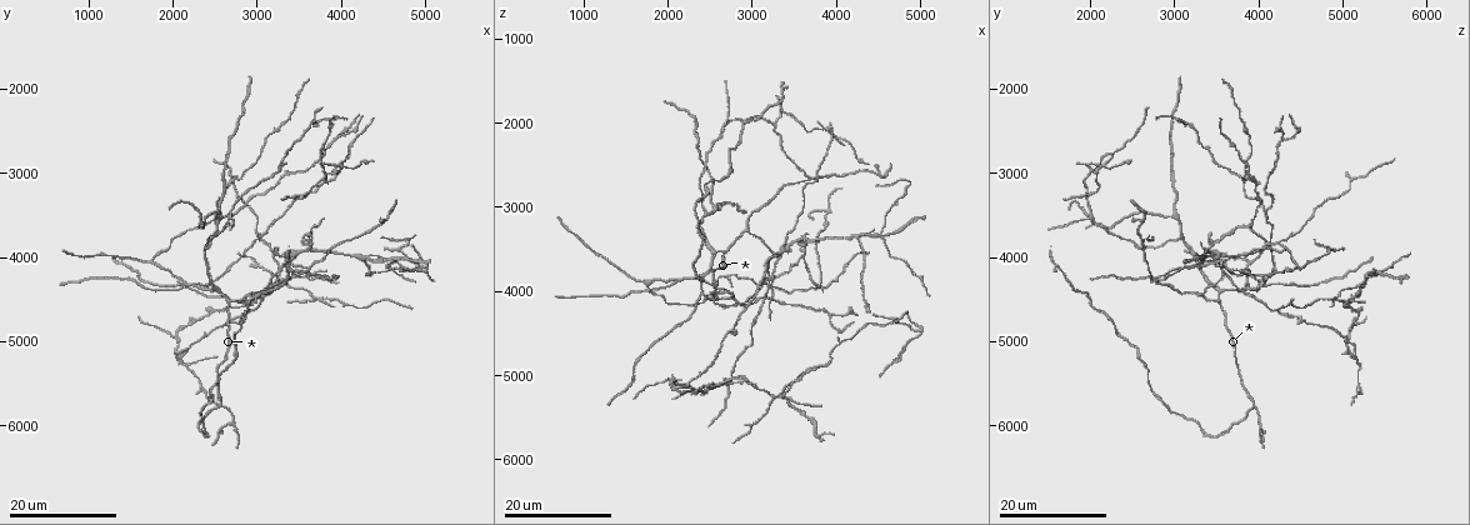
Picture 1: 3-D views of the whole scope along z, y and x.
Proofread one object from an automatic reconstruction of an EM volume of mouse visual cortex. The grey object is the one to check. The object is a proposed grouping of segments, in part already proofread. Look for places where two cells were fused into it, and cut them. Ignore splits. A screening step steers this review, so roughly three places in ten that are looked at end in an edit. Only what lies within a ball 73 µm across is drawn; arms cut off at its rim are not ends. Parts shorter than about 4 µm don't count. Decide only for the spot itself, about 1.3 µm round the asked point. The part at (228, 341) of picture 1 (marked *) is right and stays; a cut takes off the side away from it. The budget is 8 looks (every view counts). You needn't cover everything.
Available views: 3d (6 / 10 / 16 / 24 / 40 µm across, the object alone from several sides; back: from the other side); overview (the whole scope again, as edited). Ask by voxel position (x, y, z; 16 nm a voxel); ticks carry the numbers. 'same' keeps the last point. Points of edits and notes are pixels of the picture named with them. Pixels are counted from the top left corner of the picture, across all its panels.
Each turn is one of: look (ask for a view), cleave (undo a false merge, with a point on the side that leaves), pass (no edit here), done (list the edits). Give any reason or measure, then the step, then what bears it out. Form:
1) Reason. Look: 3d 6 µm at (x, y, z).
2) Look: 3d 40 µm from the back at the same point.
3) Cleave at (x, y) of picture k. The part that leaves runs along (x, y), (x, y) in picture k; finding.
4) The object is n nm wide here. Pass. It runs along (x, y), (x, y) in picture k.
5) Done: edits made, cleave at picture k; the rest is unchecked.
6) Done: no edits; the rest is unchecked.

Look: 3d 24 µm at (2550, 3550, 3000).

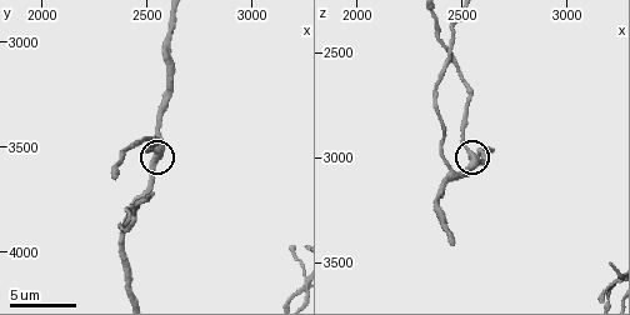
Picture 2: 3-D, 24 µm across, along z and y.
Zoom in. Look: 3d 6 µm at (2540, 3510, 2980).

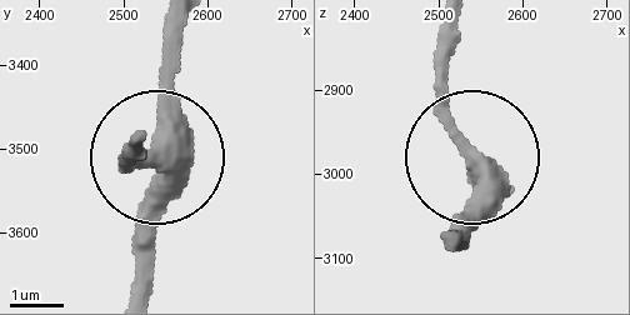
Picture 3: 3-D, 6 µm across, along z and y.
3 arms meet here. Pass. It runs along (445, 231), (478, 178), (450, 110), (450, 34) in picture 3; one cell here.

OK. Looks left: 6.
Three arms meet. Look: 3d 16 µm at (2700, 3550, 2000).

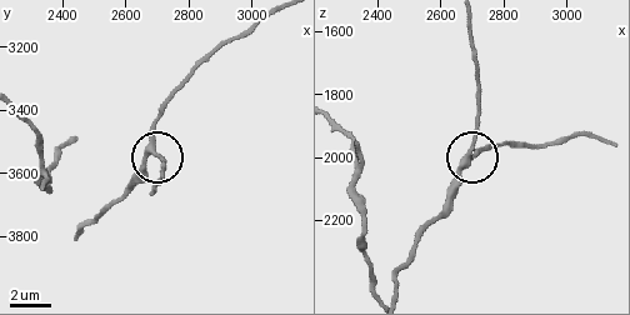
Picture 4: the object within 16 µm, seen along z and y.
Look: 3d 6 µm at (2690, 3510, 2010).

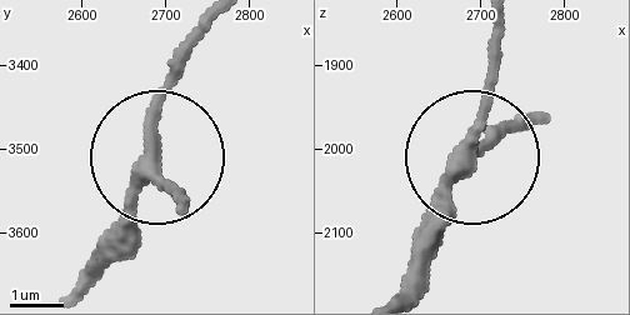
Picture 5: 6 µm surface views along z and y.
The side arm is 9 µm long. Pass. It runs along (76, 281), (153, 165), (184, 200) in picture 5; continuous, no second cell.

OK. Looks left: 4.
Branch point. Look: 3d 24 µm at (2950, 4450, 3300).

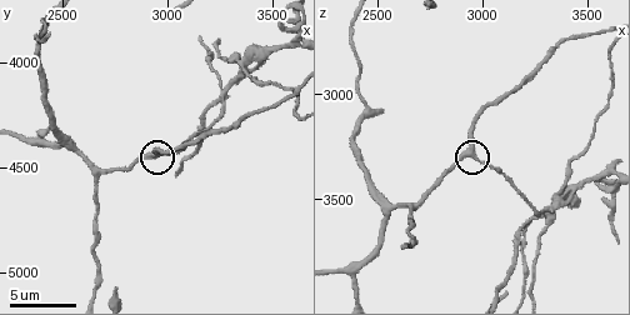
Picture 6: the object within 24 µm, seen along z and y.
Look: 3d 10 µm at the same point.

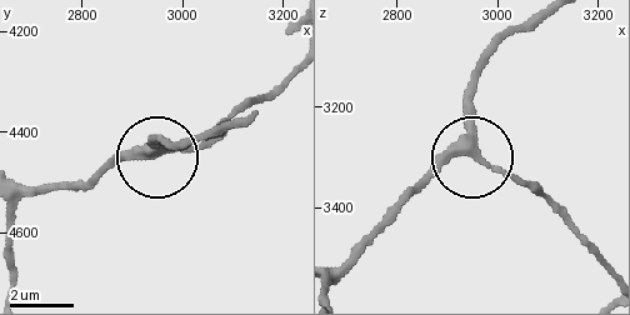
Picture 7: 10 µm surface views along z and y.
Pass. It runs along (26, 196), (90, 183), (155, 153), (155, 136) in picture 7; all the same cell.

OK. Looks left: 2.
Three arms meet. Look: 3d 10 µm at (2530, 4390, 3540).

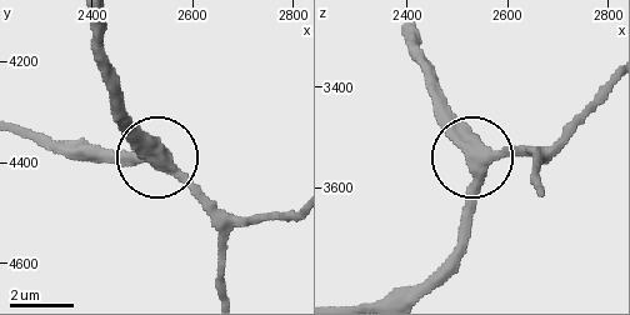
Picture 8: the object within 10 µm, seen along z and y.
3 arms meet here. Pass. It runs along (536, 194), (531, 155), (475, 155), (473, 231) in picture 8; continuous, no second cell.

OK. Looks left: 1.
Done: no edits; the rest is unchecked.

